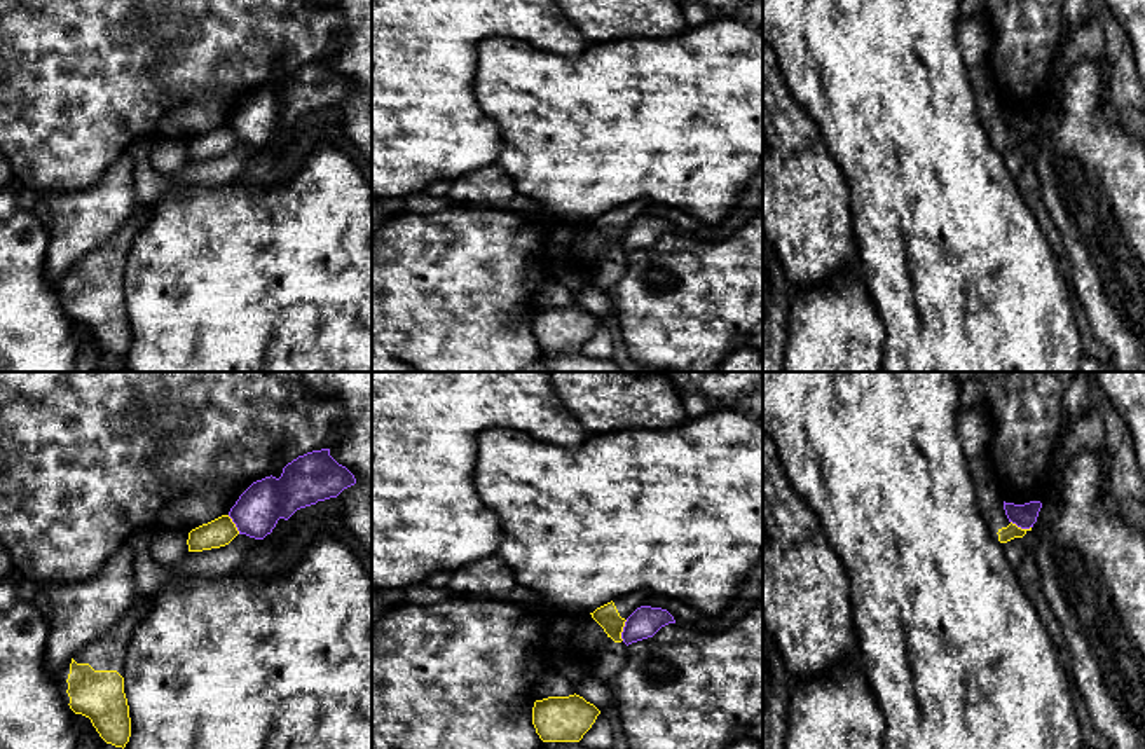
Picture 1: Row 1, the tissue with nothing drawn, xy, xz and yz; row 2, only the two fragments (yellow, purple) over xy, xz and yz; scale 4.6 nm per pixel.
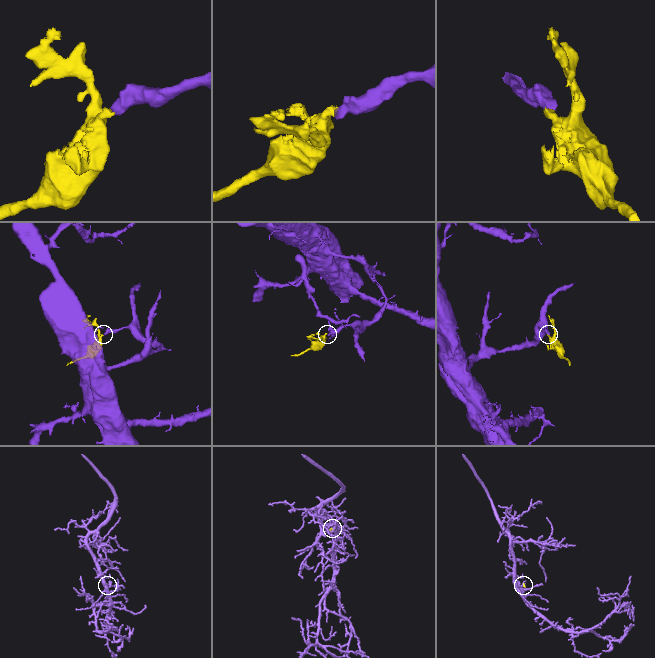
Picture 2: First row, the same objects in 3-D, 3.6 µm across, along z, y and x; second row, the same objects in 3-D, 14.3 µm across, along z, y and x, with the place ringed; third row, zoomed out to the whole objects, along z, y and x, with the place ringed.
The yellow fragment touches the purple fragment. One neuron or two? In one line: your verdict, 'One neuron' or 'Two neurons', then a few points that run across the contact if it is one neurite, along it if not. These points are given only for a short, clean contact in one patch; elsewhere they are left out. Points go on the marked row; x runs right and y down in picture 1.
Two neurons. Line: xz (627, 620), (622, 639)

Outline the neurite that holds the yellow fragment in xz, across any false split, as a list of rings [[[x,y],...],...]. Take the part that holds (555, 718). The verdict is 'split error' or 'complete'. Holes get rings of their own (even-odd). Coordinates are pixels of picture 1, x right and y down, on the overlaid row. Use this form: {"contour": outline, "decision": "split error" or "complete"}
{"contour": [[[579,695],[536,700],[532,725],[543,742],[579,742],[600,711]]], "decision": "complete"}

